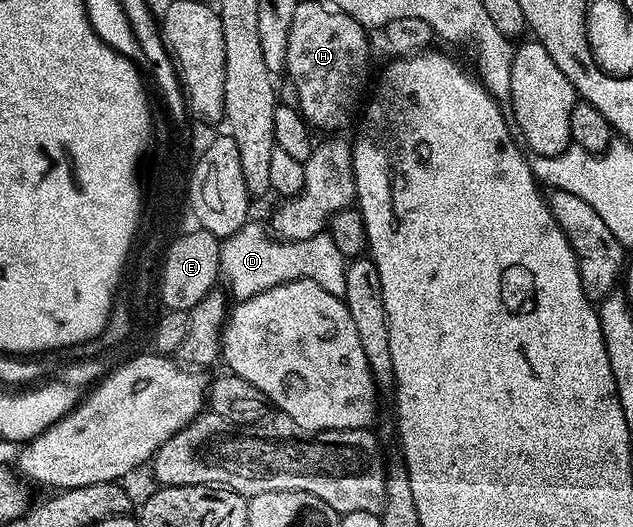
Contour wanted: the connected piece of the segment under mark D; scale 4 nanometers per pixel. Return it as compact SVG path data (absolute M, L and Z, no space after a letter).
M249 222L220 245L220 275L223 283L228 283L227 291L233 301L254 298L254 294L262 294L262 290L270 290L288 280L313 280L322 290L344 297L346 258L338 246L334 246L331 236L321 234L305 240L282 240L273 238L265 225L264 228Z

